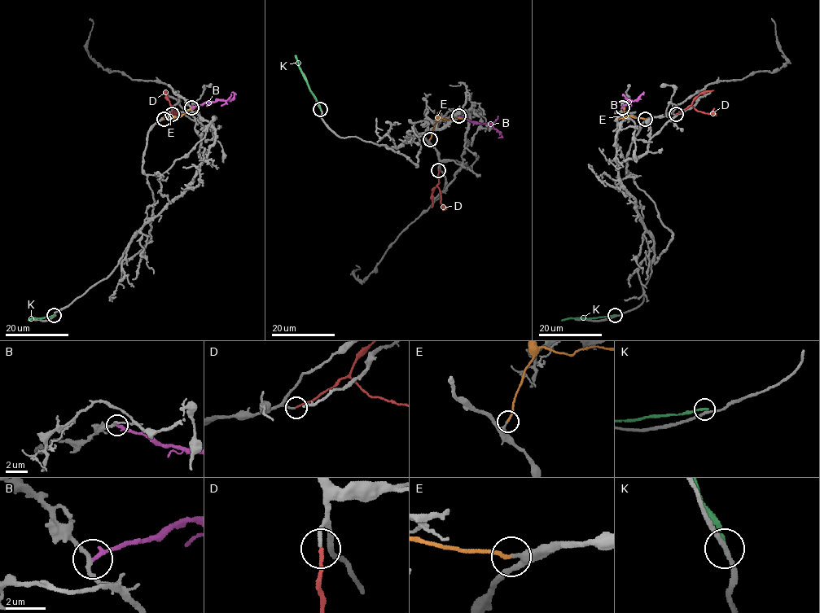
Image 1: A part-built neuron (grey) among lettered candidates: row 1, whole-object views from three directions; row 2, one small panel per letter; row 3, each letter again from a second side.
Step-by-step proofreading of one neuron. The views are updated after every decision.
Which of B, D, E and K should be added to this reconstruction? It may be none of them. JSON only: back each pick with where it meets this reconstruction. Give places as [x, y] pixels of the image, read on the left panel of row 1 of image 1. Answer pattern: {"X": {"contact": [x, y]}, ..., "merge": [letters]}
{"D": {"contact": [172, 114]}, "E": {"contact": [164, 119]}, "merge": ["D", "E"]}

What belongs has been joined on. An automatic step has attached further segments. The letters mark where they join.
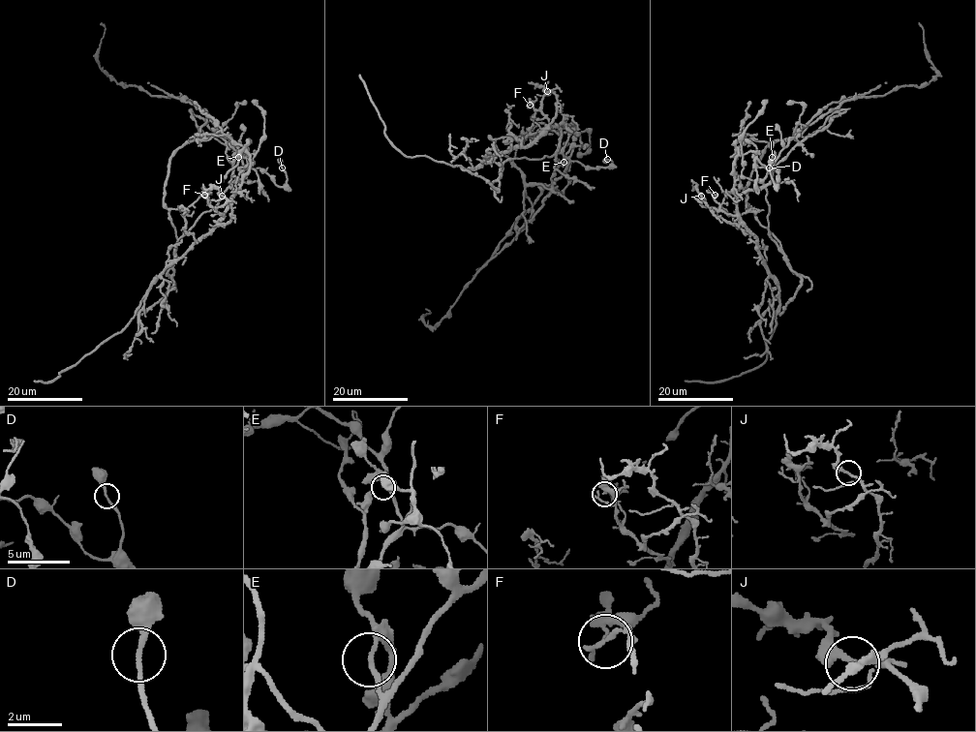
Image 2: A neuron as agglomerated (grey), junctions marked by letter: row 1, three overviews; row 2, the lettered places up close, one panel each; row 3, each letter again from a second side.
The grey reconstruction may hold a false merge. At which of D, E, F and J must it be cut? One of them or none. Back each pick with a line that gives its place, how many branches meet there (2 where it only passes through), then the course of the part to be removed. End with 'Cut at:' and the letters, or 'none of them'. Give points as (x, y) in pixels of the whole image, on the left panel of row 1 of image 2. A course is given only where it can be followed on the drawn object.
E: (238, 157) | 2 | (238, 156), (244, 168), (220, 200), (204, 212), (177, 242), (175, 260), (167, 271), (177, 291)
Cut at: E

